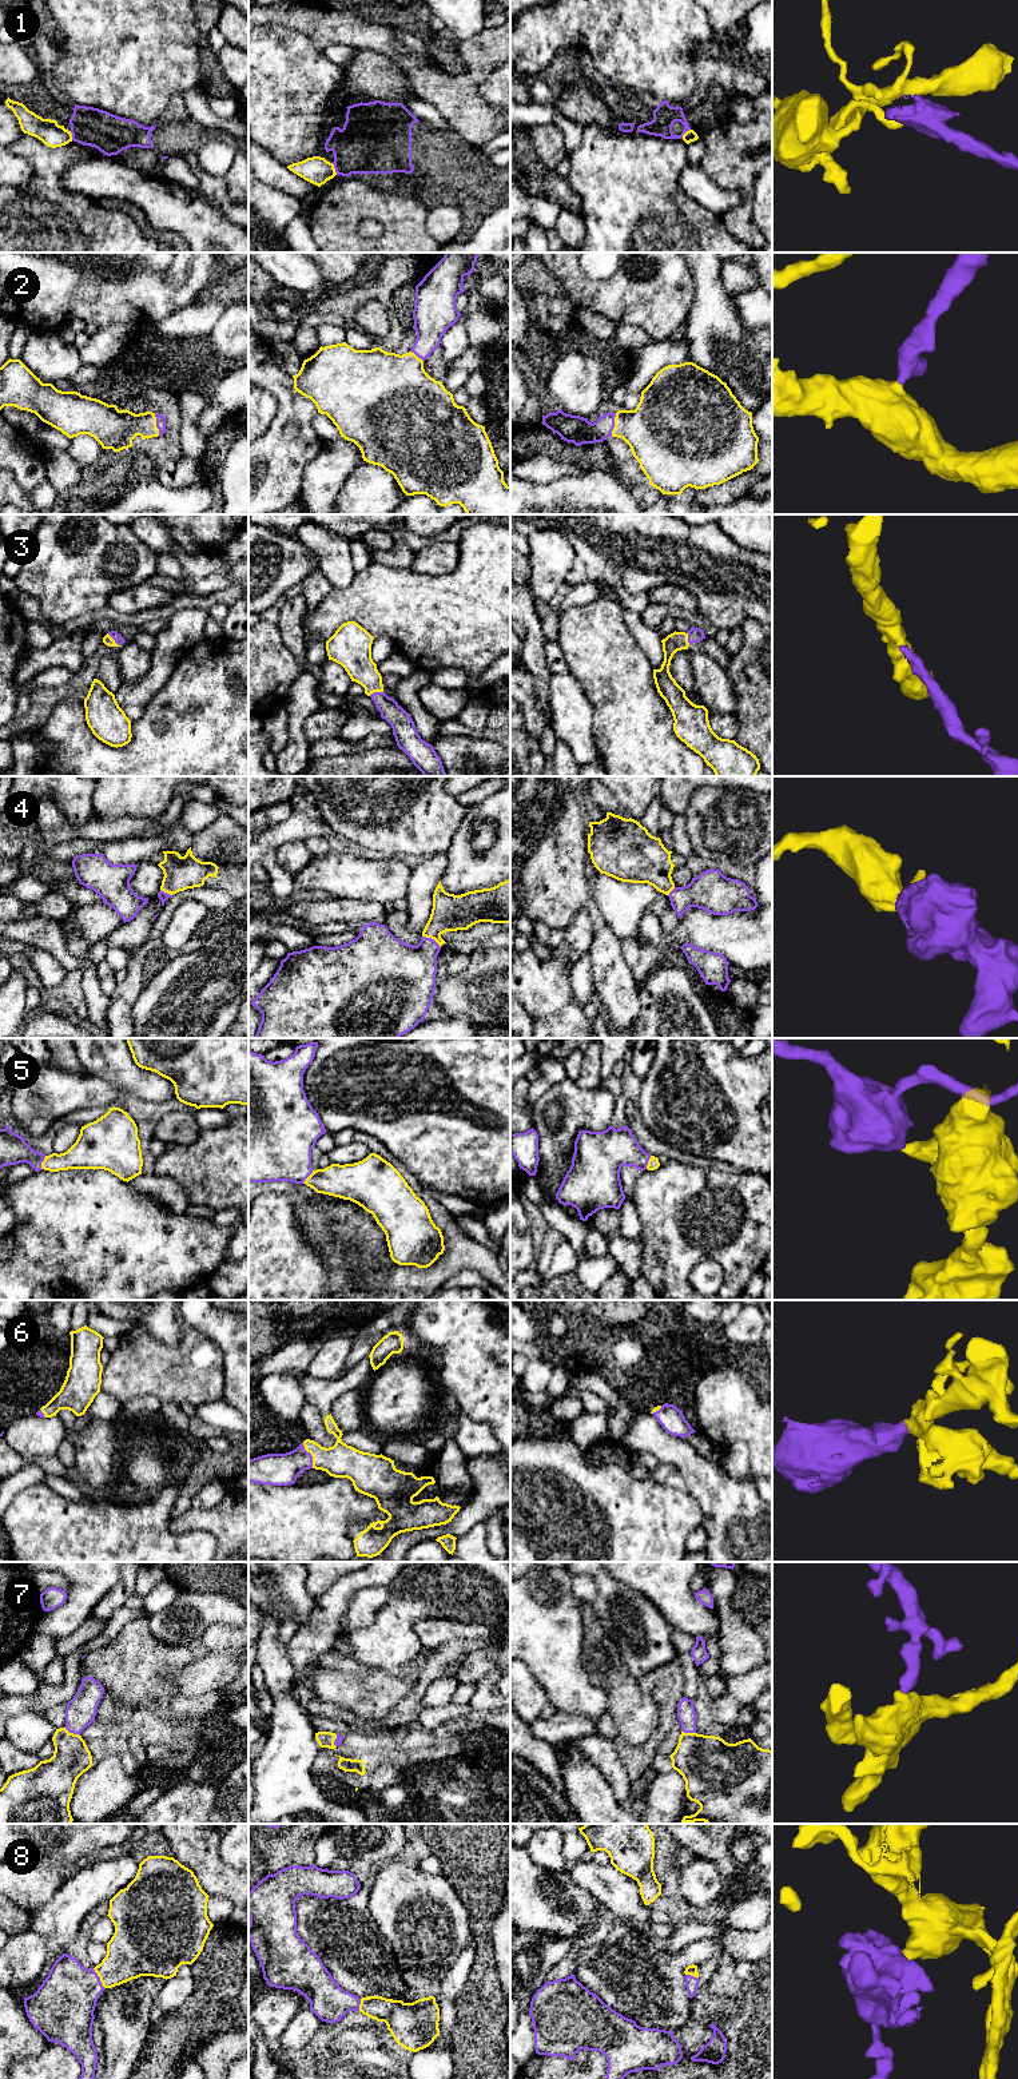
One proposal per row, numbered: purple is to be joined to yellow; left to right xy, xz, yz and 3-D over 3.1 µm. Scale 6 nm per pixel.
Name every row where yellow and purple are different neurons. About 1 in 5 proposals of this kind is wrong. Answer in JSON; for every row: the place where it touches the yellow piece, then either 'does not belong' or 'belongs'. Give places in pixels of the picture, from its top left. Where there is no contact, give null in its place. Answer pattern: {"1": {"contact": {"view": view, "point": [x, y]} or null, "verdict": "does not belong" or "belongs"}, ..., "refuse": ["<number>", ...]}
{"1": {"contact": {"view": "xz", "point": [334, 169]}, "verdict": "does not belong"}, "2": {"contact": {"view": "xy", "point": [155, 424]}, "verdict": "belongs"}, "3": {"contact": {"view": "xy", "point": [114, 640]}, "verdict": "belongs"}, "4": {"contact": {"view": "xz", "point": [432, 938]}, "verdict": "belongs"}, "5": {"contact": {"view": "xy", "point": [42, 1163]}, "verdict": "belongs"}, "6": {"contact": {"view": "xz", "point": [311, 1455]}, "verdict": "belongs"}, "7": {"contact": {"view": "xy", "point": [72, 1733]}, "verdict": "belongs"}, "8": {"contact": {"view": "xy", "point": [99, 1976]}, "verdict": "belongs"}, "refuse": ["1"]}

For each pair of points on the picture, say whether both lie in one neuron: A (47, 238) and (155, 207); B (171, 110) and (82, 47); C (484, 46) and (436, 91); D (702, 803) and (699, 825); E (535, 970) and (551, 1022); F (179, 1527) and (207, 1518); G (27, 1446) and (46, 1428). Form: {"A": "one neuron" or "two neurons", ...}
{"A": "two neurons", "B": "two neurons", "C": "one neuron", "D": "one neuron", "E": "one neuron", "F": "one neuron", "G": "one neuron"}

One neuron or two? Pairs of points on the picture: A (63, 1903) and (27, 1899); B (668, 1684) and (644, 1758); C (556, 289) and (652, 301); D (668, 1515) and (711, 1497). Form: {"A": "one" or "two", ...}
{"A": "two", "B": "one", "C": "two", "D": "two"}

